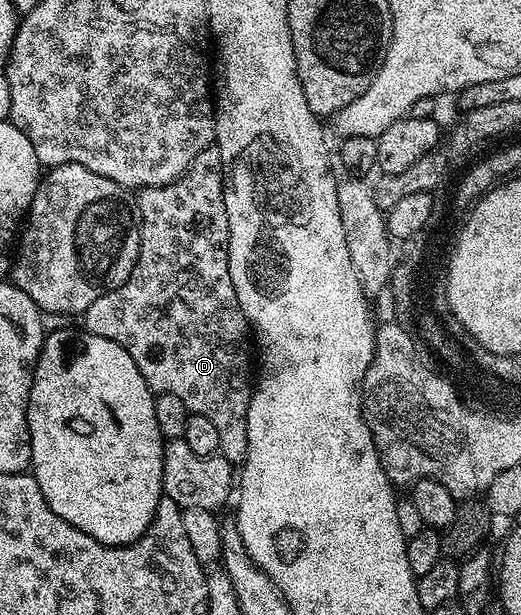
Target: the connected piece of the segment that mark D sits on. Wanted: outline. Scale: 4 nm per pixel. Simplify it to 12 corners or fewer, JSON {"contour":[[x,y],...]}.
{"contour":[[215,146],[140,189],[84,331],[248,454],[249,321]]}

